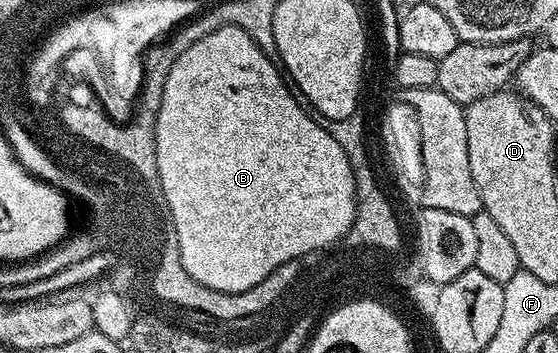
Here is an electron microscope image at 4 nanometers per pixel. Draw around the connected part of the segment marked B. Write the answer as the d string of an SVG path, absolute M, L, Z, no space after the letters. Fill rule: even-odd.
M225 25L212 35L204 35L176 63L172 63L172 71L168 71L168 83L164 83L164 99L160 99L160 115L156 119L156 167L159 169L160 187L166 200L167 211L174 225L176 239L179 243L180 259L185 271L204 287L212 287L216 291L248 291L248 287L256 287L260 279L268 279L276 267L288 263L305 253L316 253L325 250L341 240L353 227L354 221L354 172L348 163L348 155L344 155L344 147L314 122L313 116L302 110L303 102L292 92L291 86L284 82L279 66L269 61L260 51L257 43L240 27Z

